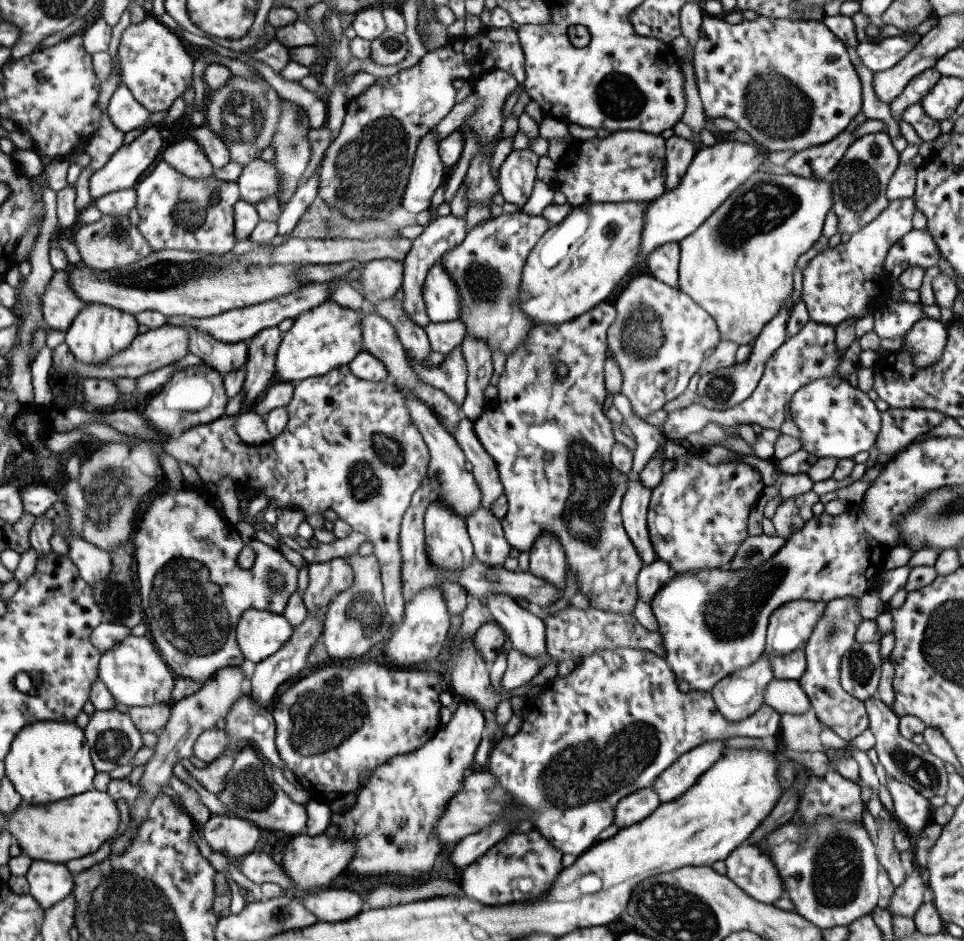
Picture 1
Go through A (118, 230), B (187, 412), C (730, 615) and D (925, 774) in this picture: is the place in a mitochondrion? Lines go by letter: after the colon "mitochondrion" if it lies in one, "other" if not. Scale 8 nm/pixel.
A: mitochondrion
B: mitochondrion
C: mitochondrion
D: mitochondrion

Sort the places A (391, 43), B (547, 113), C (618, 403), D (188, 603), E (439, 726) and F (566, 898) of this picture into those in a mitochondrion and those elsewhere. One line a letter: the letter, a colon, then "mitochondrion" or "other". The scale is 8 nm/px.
A: mitochondrion
B: other
C: other
D: mitochondrion
E: other
F: other

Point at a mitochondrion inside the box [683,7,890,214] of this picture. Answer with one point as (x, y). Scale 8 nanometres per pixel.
(776, 106)

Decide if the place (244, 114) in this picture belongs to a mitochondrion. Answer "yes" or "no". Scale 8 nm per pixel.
yes

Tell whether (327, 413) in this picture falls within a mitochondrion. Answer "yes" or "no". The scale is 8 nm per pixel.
no

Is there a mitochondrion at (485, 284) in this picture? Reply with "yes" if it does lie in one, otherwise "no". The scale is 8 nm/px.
yes

